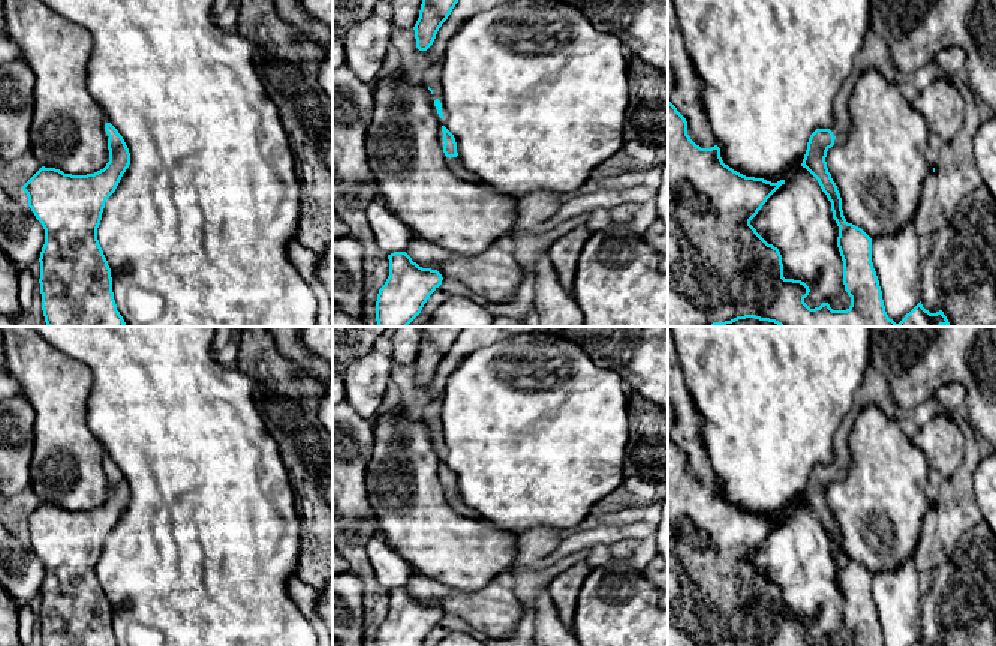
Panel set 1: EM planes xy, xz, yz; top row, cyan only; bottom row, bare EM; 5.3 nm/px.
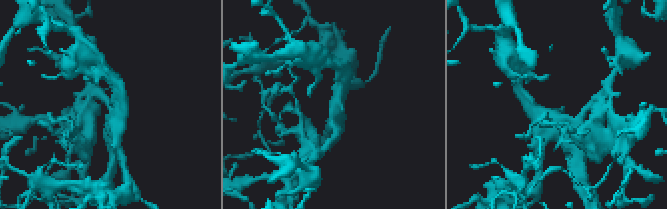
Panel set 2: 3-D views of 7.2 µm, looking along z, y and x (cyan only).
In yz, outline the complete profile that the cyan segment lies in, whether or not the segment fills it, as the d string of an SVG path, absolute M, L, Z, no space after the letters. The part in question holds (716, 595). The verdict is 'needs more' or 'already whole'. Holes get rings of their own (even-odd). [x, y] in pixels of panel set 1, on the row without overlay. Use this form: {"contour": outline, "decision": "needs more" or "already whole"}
{"contour": "M668 436L668 646L833 646L828 639L810 645L804 634L809 631L809 622L801 616L785 615L782 591L777 583L768 580L750 561L767 535L782 522L785 516L777 519L764 514L746 513L728 501L720 493L717 481L701 484L687 471L687 457Z", "decision": "already whole"}

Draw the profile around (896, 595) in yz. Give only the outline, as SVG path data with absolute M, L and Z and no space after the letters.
M918 559L872 576L872 598L885 646L912 646L921 637Z

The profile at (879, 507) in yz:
M863 405L848 438L851 466L848 477L827 487L827 504L842 534L848 559L861 564L872 576L900 567L917 555L923 520L933 504L926 495L929 465L923 451L905 435L900 423L873 405Z

